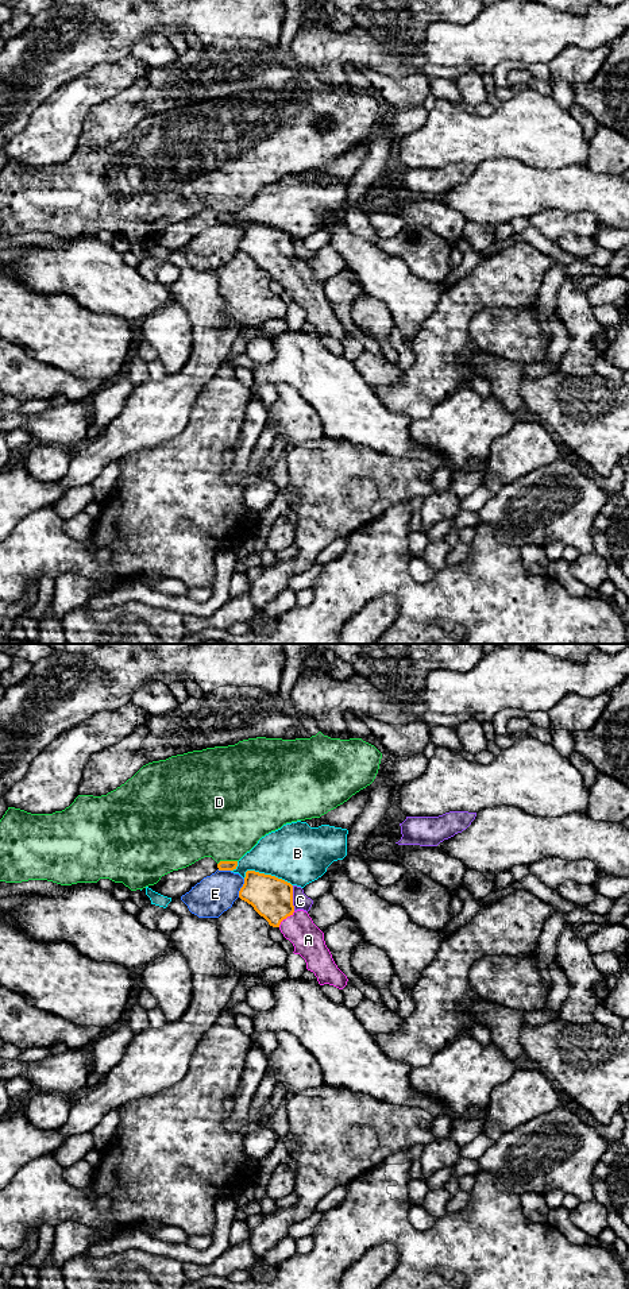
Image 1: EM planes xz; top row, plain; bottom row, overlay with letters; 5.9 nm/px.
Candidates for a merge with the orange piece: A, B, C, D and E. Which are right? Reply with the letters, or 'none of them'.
A

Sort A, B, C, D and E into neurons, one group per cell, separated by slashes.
A / B / C / D / E

